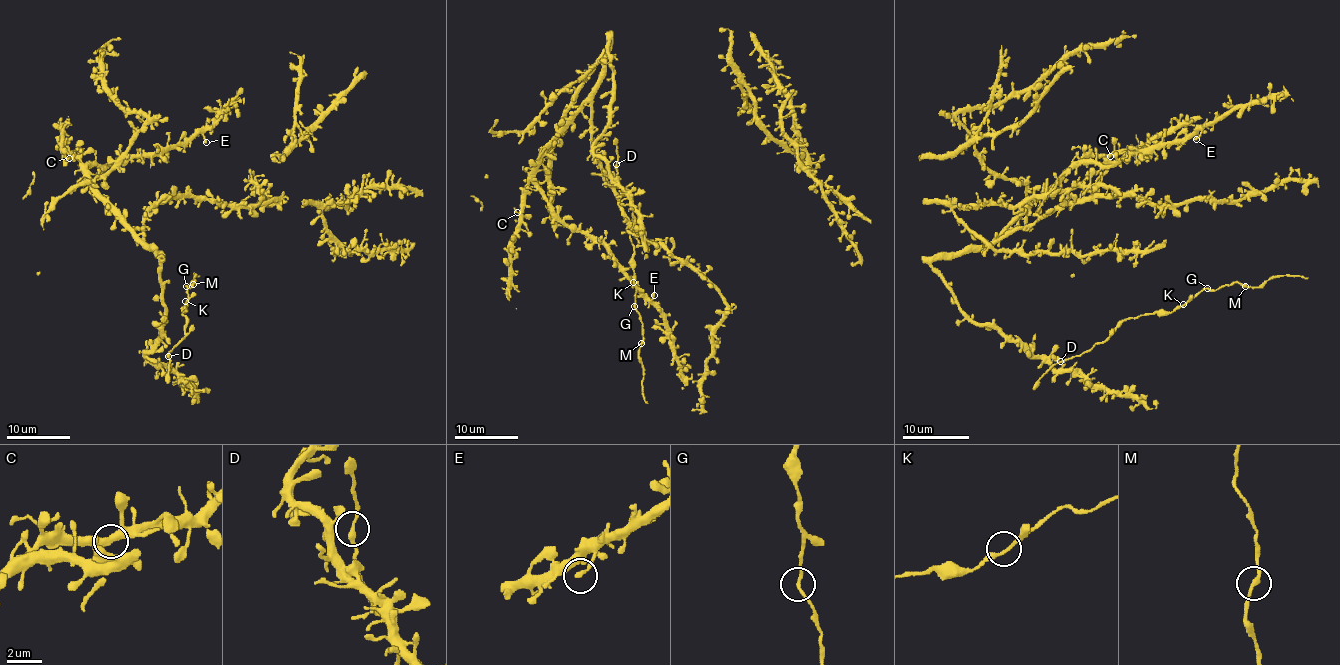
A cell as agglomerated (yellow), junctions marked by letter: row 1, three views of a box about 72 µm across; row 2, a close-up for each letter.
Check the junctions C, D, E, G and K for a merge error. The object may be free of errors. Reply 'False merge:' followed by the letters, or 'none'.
False merge: none

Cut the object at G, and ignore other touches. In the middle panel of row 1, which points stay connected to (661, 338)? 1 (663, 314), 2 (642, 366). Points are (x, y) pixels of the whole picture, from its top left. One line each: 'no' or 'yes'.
1: yes
2: no

